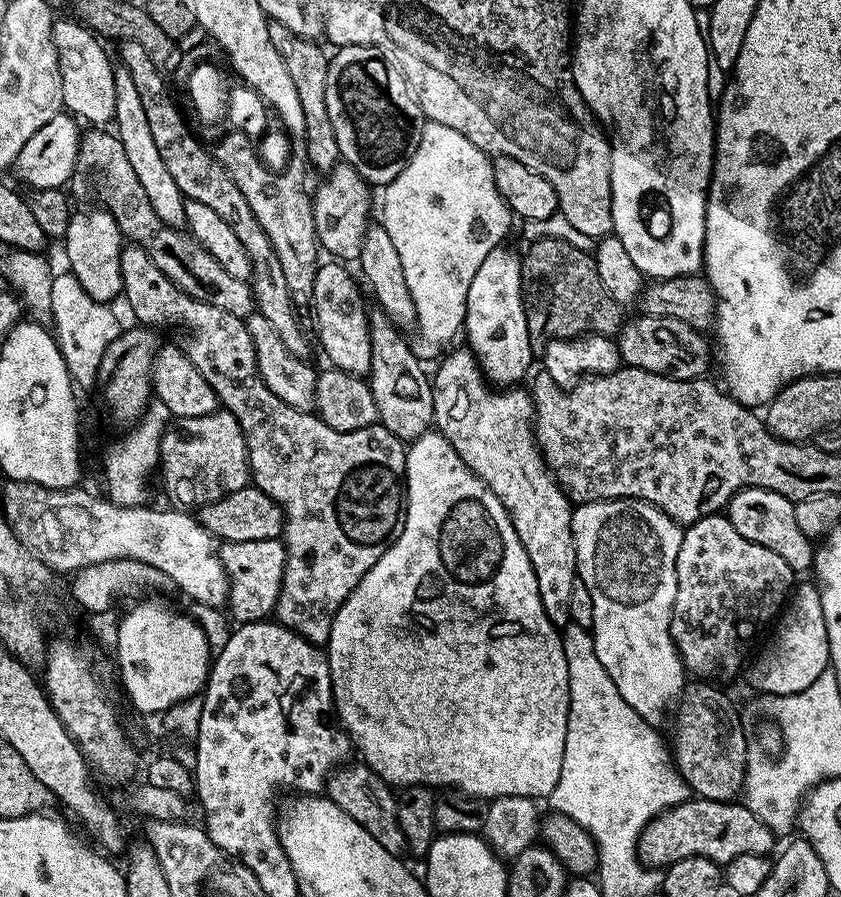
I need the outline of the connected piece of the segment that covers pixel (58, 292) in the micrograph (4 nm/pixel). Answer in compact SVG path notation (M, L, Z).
M64 272L64 274L57 273L53 280L52 310L54 334L75 385L79 389L96 386L99 381L102 354L122 331L122 325L112 312L113 309L90 298L72 273Z

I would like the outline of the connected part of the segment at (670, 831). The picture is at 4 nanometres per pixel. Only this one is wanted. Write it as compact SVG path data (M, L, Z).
M689 798L675 804L667 812L661 812L640 838L638 855L645 865L667 869L669 864L682 858L705 856L715 864L727 866L738 854L762 854L768 856L778 840L766 822L759 820L749 808L740 802L702 800Z

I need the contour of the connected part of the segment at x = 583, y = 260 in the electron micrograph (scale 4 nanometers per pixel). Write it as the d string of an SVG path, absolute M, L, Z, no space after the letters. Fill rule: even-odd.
M542 236L533 241L528 249L523 249L520 262L524 313L533 349L543 349L549 340L571 340L573 337L585 337L589 333L611 337L619 333L622 327L622 307L610 296L605 284L602 283L593 253L554 237Z

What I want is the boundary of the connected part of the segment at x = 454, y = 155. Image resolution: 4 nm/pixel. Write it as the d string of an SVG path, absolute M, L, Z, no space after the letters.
M432 120L425 123L418 146L402 174L391 180L383 192L382 223L386 234L390 234L390 242L394 242L394 250L398 250L398 258L402 258L402 274L406 274L406 286L410 288L416 311L414 328L420 331L420 341L415 341L415 351L424 358L439 357L449 347L447 344L456 335L461 335L466 294L470 282L474 282L474 274L478 274L478 266L482 266L490 250L505 243L504 235L508 232L510 219L508 203L498 194L488 153L474 146L470 138Z

